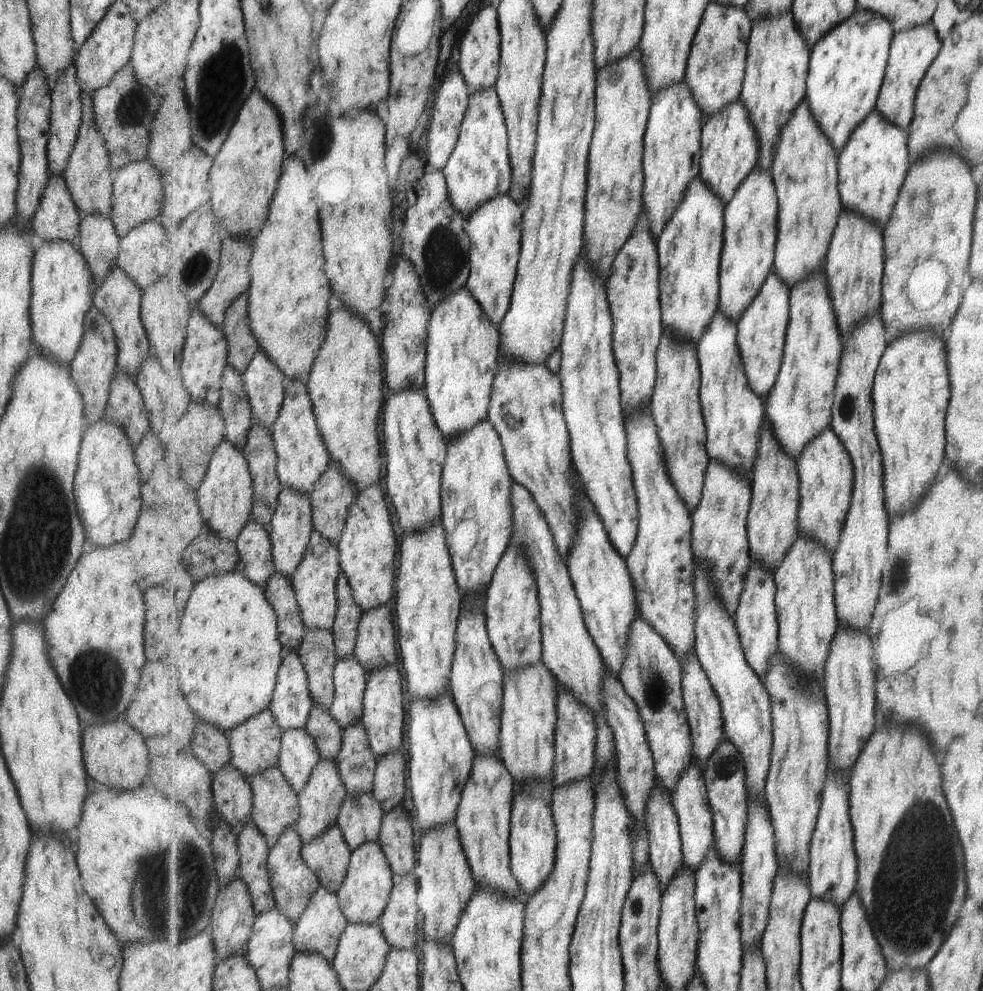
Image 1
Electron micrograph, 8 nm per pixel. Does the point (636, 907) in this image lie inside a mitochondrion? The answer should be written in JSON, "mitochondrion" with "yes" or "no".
{"mitochondrion":"no"}

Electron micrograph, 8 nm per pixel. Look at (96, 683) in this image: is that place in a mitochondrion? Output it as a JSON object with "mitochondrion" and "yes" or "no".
{"mitochondrion":"yes"}

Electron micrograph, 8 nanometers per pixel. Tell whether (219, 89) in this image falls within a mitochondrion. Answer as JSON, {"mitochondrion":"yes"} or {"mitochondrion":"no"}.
{"mitochondrion":"yes"}

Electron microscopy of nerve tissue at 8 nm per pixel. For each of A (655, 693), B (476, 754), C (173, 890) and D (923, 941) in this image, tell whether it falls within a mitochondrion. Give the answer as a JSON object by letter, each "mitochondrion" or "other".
{"A":"mitochondrion","B":"other","C":"mitochondrion","D":"mitochondrion"}

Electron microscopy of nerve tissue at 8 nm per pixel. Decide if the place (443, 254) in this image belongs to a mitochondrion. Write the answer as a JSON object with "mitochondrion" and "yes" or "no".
{"mitochondrion":"yes"}

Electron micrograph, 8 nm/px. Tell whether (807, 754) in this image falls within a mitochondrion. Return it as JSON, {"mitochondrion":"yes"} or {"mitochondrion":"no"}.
{"mitochondrion":"no"}

